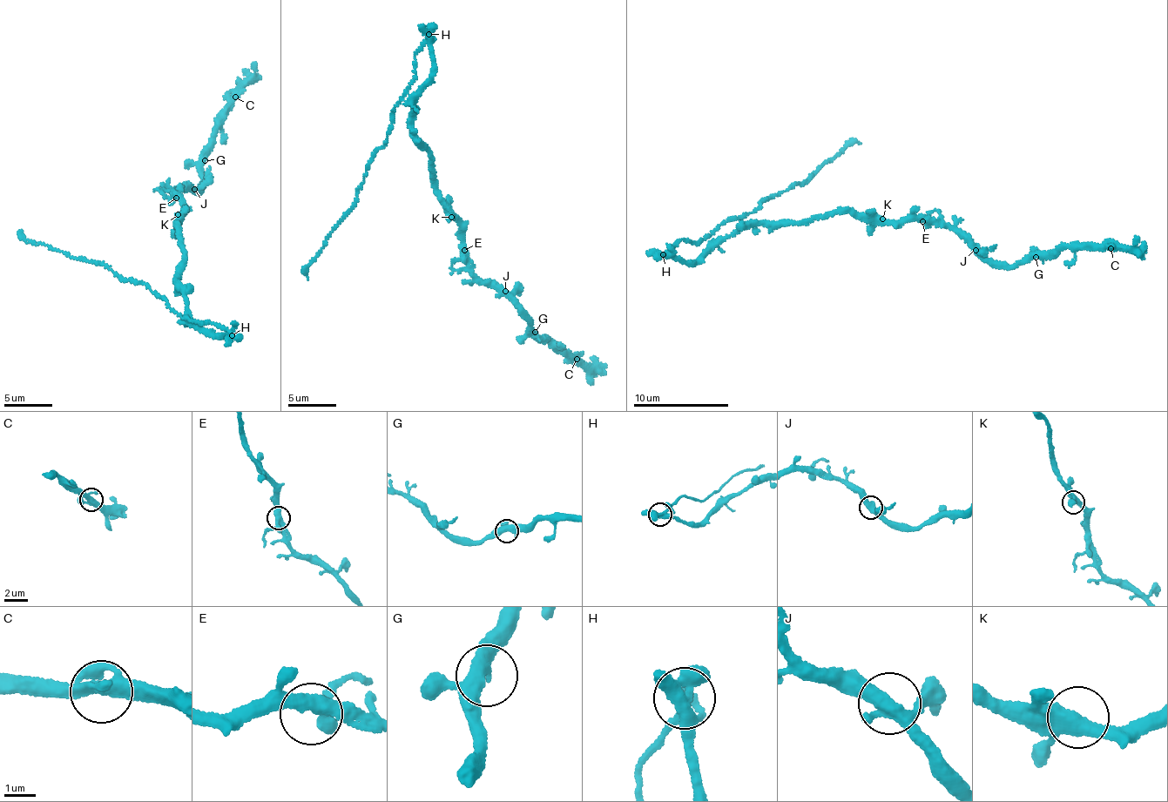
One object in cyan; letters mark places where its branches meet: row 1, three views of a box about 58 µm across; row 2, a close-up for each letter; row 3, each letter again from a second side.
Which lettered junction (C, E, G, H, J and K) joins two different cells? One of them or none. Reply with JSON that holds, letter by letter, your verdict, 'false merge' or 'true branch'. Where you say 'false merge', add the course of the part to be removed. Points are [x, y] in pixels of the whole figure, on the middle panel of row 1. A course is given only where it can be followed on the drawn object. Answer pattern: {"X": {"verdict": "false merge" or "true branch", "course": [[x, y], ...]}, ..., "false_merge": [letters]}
{"C": {"verdict": "true branch"}, "E": {"verdict": "true branch"}, "G": {"verdict": "true branch"}, "H": {"verdict": "false merge", "course": [[429, 33], [415, 58], [414, 80], [394, 112], [387, 142], [368, 165], [355, 205], [307, 266], [307, 279]]}, "J": {"verdict": "true branch"}, "K": {"verdict": "true branch"}, "false_merge": ["H"]}

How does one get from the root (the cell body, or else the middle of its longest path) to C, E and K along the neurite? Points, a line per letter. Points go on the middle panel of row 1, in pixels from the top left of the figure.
C: (417, 136), (417, 144), (428, 151), (435, 193), (460, 225), (469, 269), (516, 305), (531, 333), (577, 359)
E: (417, 136), (417, 144), (428, 151), (435, 193), (445, 205), (445, 212), (460, 225), (464, 250)
K: (417, 136), (417, 144), (428, 151), (435, 193), (451, 217)

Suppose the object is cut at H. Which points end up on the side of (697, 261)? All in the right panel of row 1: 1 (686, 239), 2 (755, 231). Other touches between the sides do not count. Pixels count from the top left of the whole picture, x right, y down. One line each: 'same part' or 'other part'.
1: other part
2: same part

